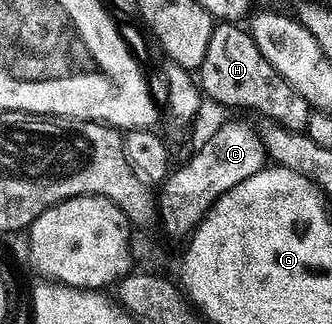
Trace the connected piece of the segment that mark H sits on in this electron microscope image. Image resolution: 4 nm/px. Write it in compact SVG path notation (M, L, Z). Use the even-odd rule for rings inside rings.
M219 22L212 29L209 38L209 48L205 50L205 60L199 65L197 71L197 81L200 90L208 99L213 98L225 106L249 106L253 110L260 110L263 116L268 119L280 122L282 126L287 126L291 130L306 131L307 121L312 112L312 107L307 105L305 96L301 92L294 90L285 79L261 56L261 48L251 38L250 33L242 25L234 22Z

